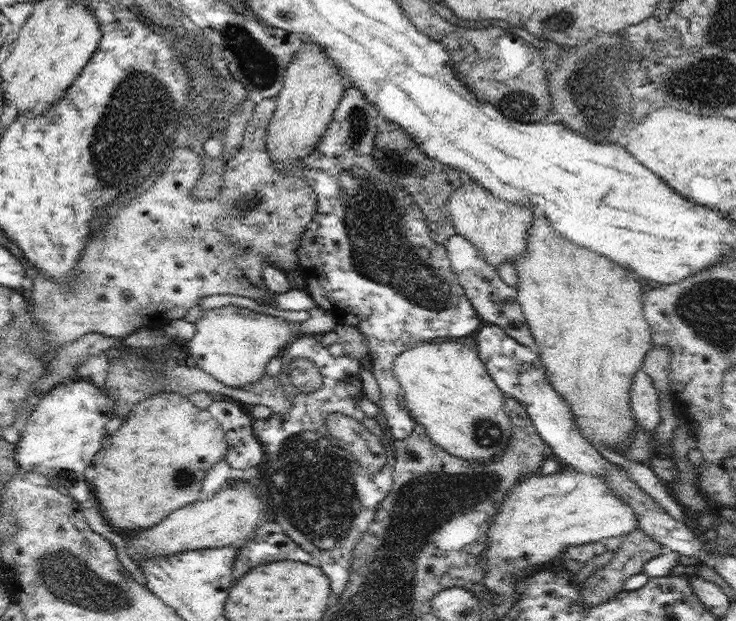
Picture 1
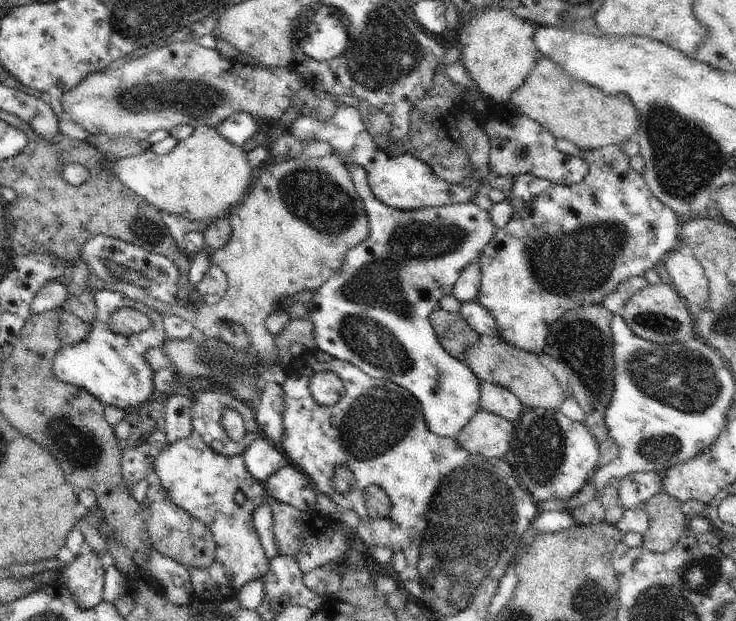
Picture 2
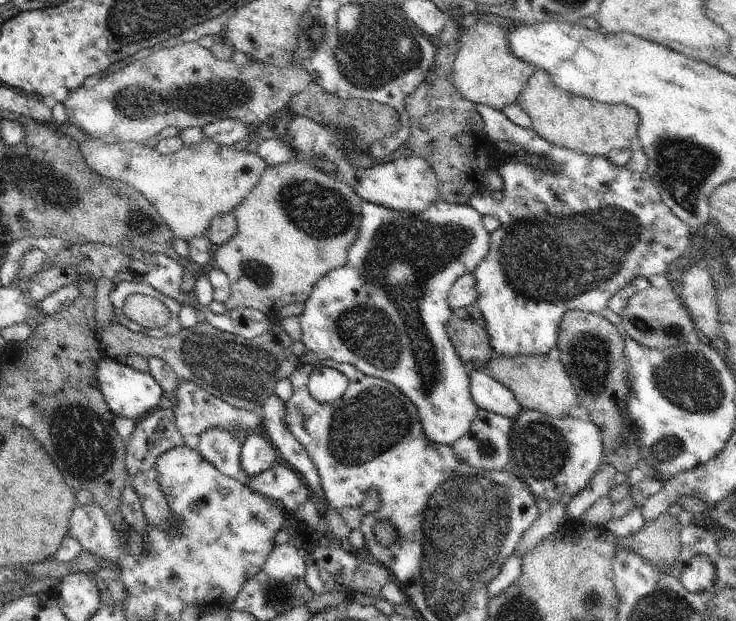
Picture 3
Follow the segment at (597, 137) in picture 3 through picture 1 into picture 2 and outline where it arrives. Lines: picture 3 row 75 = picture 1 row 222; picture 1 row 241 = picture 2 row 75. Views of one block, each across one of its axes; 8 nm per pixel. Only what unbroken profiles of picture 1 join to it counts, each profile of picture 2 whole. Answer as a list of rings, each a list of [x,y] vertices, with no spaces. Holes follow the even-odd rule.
[[[541,56],[526,77],[526,80],[520,84],[512,94],[508,102],[512,103],[519,113],[535,120],[542,128],[551,132],[556,139],[564,138],[576,144],[582,150],[596,150],[604,146],[616,144],[622,145],[626,140],[632,138],[638,130],[638,112],[636,107],[628,98],[618,98],[618,96],[608,96],[602,94],[601,90],[590,84],[578,82],[573,79],[556,60],[550,60],[548,56]]]

